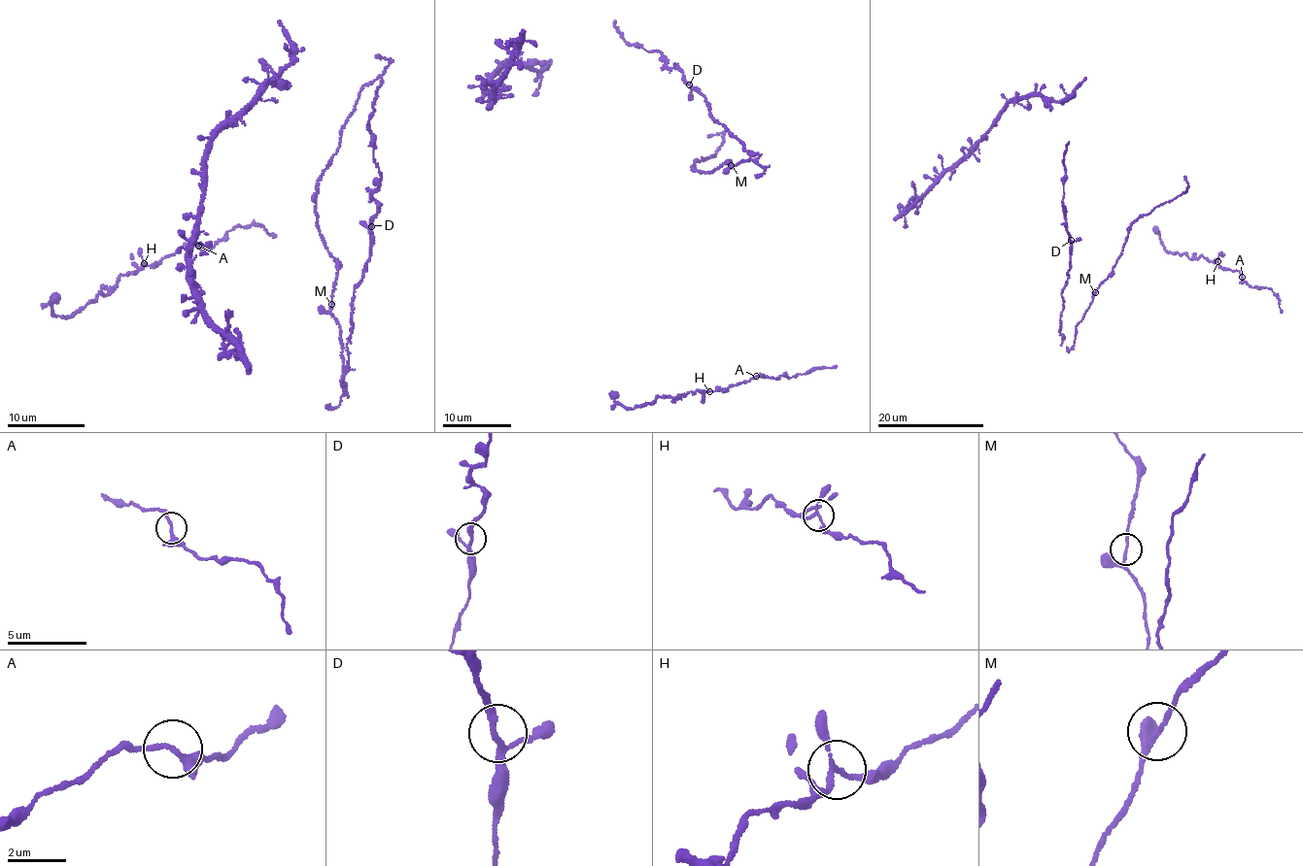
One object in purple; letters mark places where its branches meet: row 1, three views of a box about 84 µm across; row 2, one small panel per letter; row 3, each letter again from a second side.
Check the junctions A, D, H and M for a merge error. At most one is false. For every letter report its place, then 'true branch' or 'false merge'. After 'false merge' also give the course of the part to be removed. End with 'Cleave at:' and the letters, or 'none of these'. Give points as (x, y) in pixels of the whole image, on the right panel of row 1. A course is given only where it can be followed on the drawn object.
A: at (1242, 277); true branch
D: at (1071, 240); true branch
H: at (1217, 261); true branch
M: at (1095, 292); true branch
Cleave at: none of these

